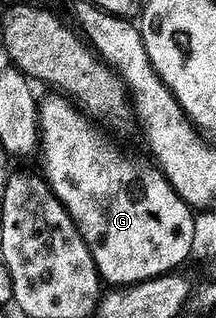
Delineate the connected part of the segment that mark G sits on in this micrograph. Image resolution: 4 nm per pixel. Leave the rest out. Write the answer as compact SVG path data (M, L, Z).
M58 92L51 95L51 98L43 97L38 107L38 118L42 122L40 159L42 158L42 166L46 169L44 177L78 225L79 232L94 257L101 281L110 288L139 286L142 282L175 273L186 261L190 262L196 236L196 214L170 187L166 175L149 161L146 163L138 158L129 158L98 127L101 125L79 110L69 98Z

